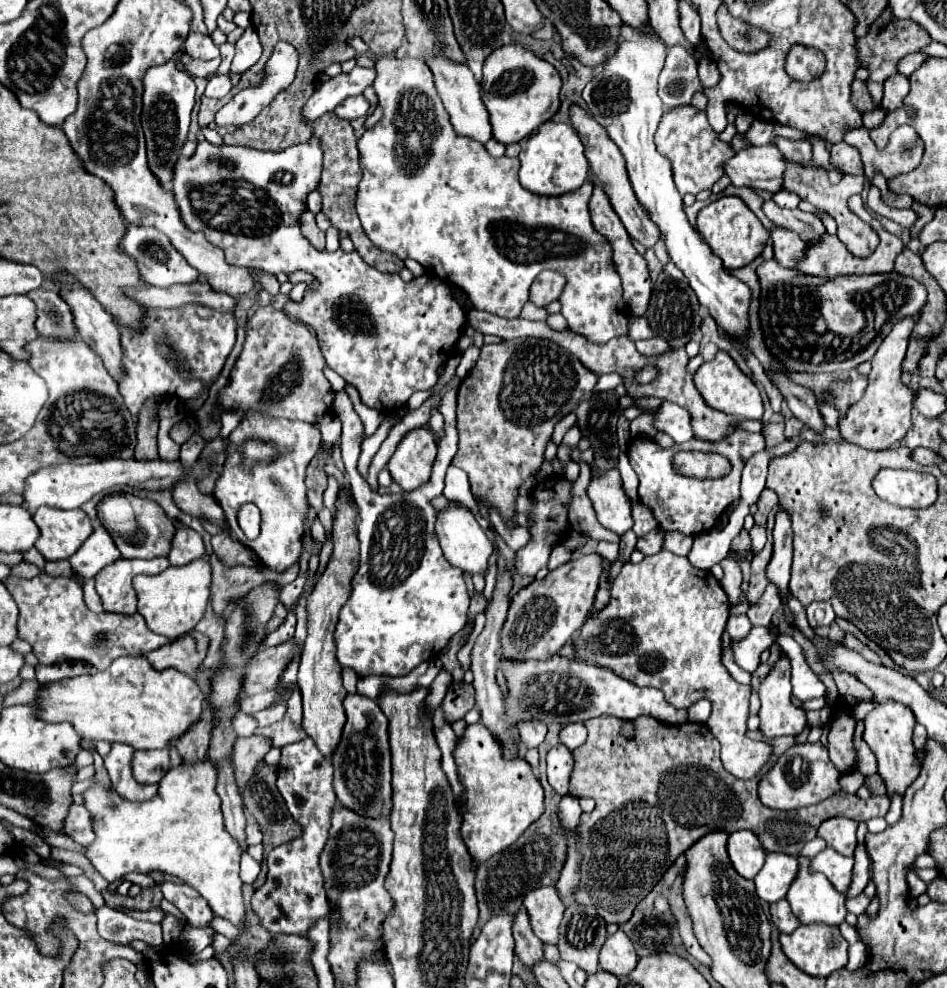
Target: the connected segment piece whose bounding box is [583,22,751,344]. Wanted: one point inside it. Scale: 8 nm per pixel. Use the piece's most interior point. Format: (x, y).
(623, 98)

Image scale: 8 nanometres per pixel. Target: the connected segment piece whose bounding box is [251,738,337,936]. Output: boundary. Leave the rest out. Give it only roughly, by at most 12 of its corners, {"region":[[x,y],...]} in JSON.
{"region":[[311,738],[283,746],[277,788],[303,832],[269,852],[251,906],[303,936],[329,914],[317,858],[337,802]]}

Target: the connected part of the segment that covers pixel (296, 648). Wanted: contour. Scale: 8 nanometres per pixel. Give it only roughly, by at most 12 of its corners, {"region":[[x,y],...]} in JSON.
{"region":[[291,638],[257,652],[243,682],[245,696],[277,688],[303,648]]}

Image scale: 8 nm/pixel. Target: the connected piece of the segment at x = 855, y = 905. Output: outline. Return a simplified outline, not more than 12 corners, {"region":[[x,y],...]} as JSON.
{"region":[[865,894],[847,902],[847,912],[865,914],[869,900]]}

